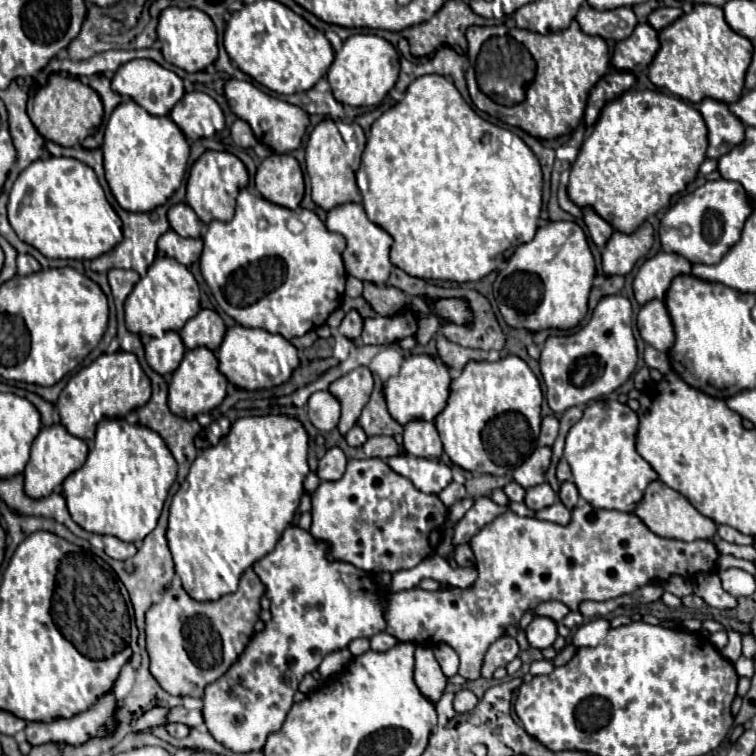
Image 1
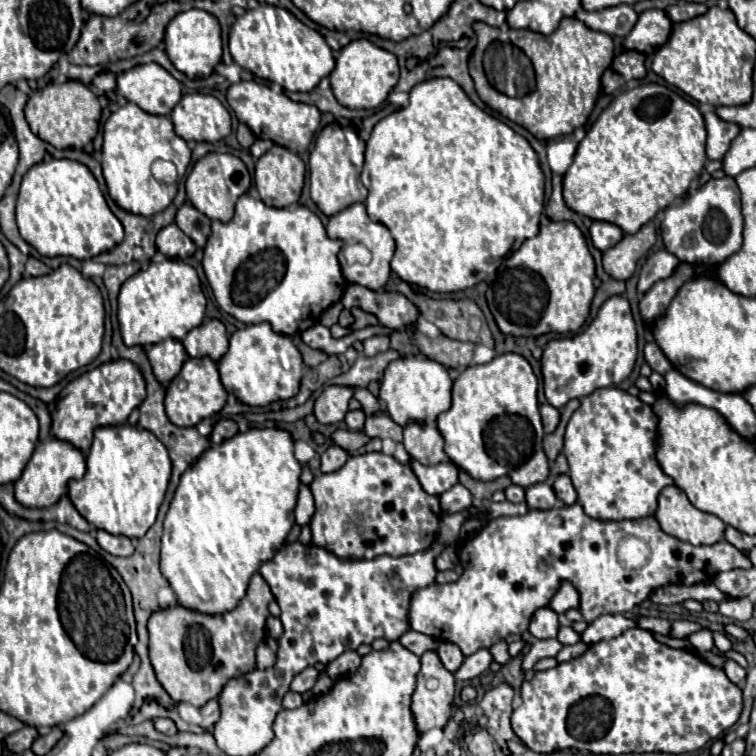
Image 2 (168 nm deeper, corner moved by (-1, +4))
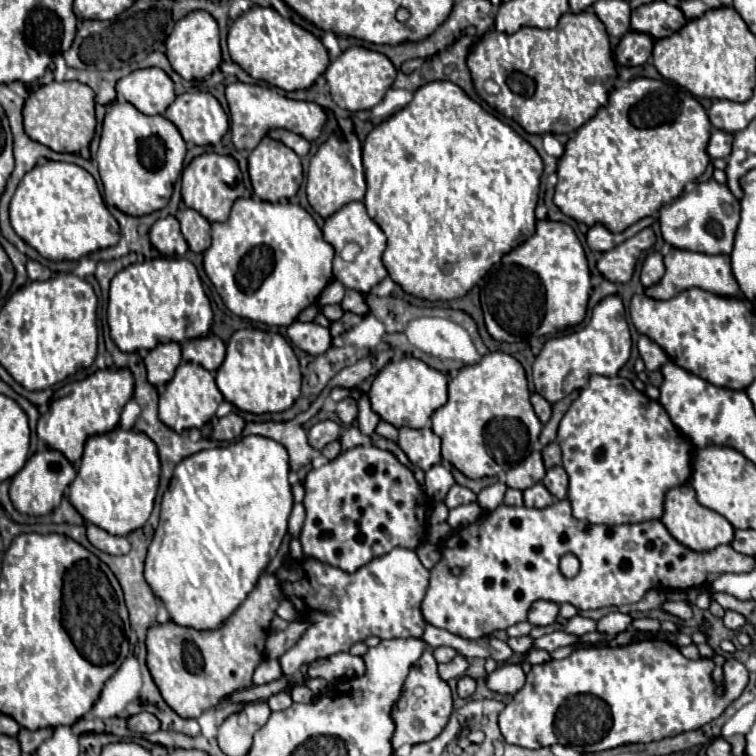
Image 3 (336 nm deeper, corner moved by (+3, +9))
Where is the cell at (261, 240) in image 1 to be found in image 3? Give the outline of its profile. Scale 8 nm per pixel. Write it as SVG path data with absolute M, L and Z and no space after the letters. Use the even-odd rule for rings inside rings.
M256 197L238 199L226 223L212 223L212 245L204 251L204 269L226 307L246 319L266 325L290 325L298 313L316 303L322 289L332 281L334 249L322 237L316 221L298 203L268 203Z

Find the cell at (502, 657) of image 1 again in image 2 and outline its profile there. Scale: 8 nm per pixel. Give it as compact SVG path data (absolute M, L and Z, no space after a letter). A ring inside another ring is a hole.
M488 648L478 650L476 654L472 654L472 656L468 656L468 658L464 660L464 664L460 666L460 670L456 672L456 678L460 678L460 680L478 678L478 676L482 676L484 672L488 672L488 668L490 668L492 662L494 662L494 658L492 658L492 652L490 652Z

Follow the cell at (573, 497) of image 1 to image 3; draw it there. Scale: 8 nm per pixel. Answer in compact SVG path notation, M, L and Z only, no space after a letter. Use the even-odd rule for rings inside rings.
M560 465L548 469L542 483L544 483L544 487L546 487L556 499L564 499L566 493L568 493L568 475L566 475L566 471L564 471Z

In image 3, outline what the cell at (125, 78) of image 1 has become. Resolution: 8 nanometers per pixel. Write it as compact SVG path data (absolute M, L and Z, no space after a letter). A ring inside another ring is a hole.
M158 67L130 73L118 81L116 91L144 115L164 115L176 97L172 79Z

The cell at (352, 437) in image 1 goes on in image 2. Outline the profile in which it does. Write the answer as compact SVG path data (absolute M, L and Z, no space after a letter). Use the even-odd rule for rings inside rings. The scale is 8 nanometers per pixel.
M354 410L354 412L348 412L346 414L346 424L348 424L348 430L362 430L364 428L364 420L366 420L366 414L362 410Z

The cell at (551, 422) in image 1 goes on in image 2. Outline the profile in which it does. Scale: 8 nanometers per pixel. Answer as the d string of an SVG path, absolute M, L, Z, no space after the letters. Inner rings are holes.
M544 404L540 406L540 414L542 414L542 426L544 426L544 432L546 434L552 434L552 430L556 430L558 422L560 422L560 412L550 406L550 404Z

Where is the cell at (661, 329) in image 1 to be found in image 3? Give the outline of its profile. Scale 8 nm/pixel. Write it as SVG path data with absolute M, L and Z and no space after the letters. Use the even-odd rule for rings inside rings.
M672 247L664 255L664 265L666 265L666 273L664 273L662 281L656 283L654 287L646 289L646 295L654 297L654 299L672 299L680 291L690 289L690 287L700 287L700 289L716 293L720 297L744 297L744 293L740 293L740 287L736 285L736 279L732 277L728 255L706 255L706 253L694 253L694 251L684 251L684 249Z

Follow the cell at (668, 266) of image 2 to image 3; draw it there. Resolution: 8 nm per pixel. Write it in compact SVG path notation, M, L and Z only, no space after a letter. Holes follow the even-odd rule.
M650 253L642 265L642 285L652 287L656 285L664 275L664 261L660 253Z

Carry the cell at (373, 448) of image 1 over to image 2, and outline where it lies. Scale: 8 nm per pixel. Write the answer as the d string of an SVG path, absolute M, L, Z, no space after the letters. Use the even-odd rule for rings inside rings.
M336 430L334 434L332 434L332 440L340 446L340 448L344 448L344 450L348 450L348 452L354 452L354 450L358 450L358 448L362 448L362 446L366 446L372 438L368 438L364 432L350 432L350 430Z

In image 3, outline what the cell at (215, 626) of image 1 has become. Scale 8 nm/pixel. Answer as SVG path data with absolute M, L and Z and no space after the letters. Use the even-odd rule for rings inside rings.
M262 575L254 591L220 629L196 631L172 621L150 627L145 641L146 664L162 699L172 711L184 719L200 717L200 713L224 703L236 689L252 687L252 673L264 659L264 643L280 599L282 589L278 577Z

